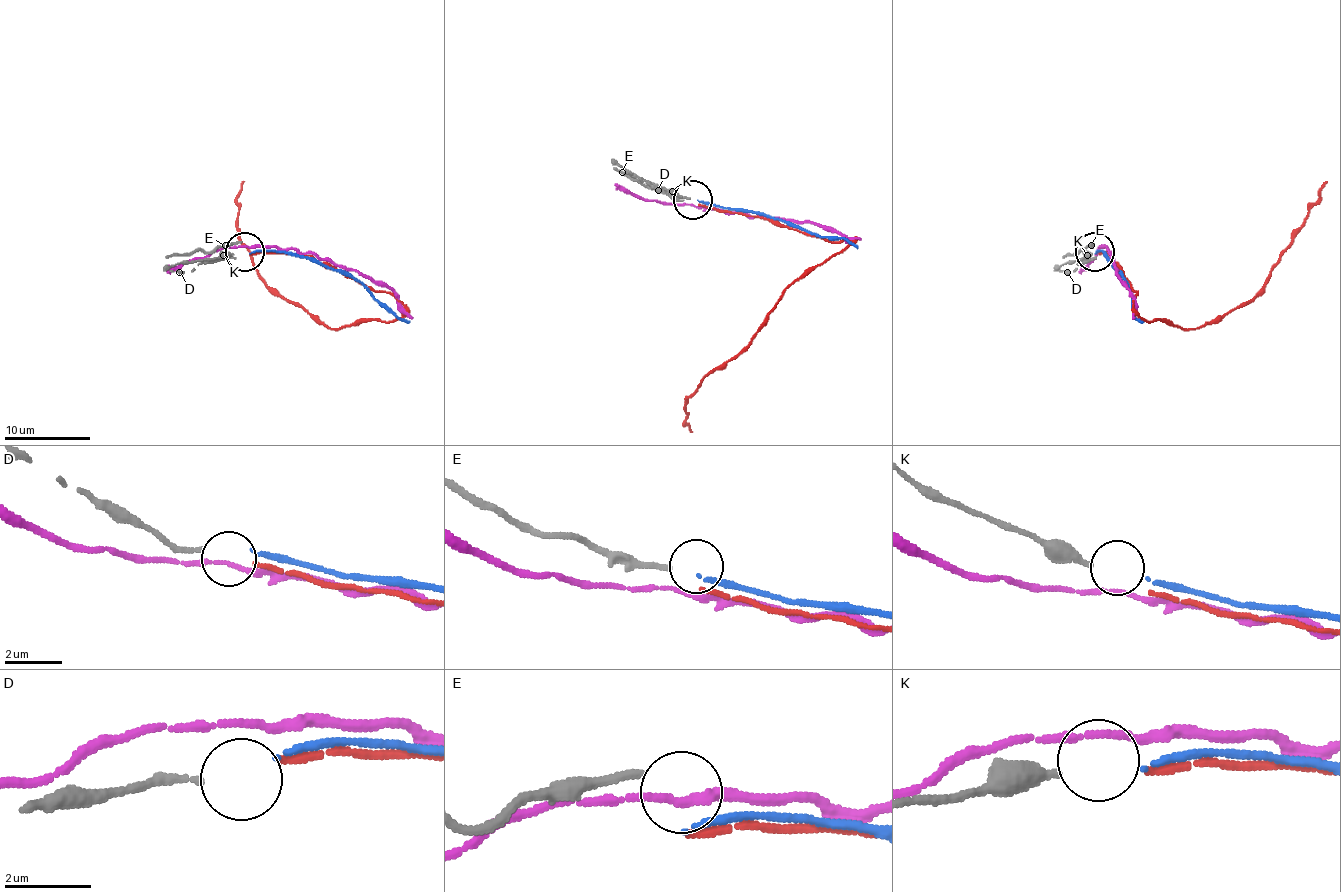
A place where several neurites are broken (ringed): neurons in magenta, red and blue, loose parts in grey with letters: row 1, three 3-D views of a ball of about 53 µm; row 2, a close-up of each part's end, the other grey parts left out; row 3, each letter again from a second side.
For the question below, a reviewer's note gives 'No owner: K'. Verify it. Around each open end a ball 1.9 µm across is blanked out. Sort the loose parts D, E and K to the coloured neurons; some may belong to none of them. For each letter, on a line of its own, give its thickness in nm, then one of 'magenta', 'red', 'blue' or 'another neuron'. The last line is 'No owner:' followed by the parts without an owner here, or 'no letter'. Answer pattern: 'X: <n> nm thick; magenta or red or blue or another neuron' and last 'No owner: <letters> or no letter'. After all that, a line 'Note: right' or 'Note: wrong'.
D: 160 nm thick; red
E: 190 nm thick; another neuron
K: 300 nm thick; blue
No owner: E
Note: wrong

